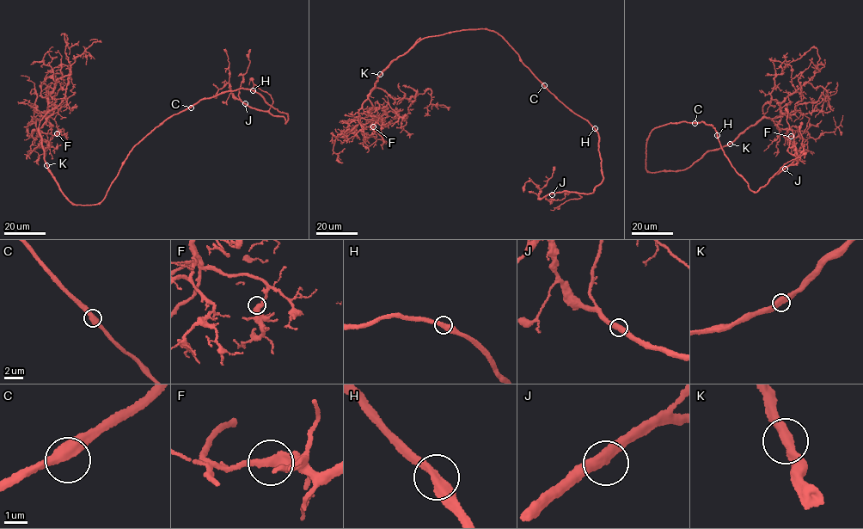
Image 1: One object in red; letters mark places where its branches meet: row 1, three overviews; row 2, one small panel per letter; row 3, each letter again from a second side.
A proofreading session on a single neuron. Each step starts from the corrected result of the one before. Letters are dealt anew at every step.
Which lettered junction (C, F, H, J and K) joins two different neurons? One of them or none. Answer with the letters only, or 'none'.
none

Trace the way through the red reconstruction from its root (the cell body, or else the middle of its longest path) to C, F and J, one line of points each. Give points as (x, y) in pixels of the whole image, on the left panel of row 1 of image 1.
C: (129, 154), (163, 121), (191, 107)
F: (129, 154), (105, 198), (96, 204), (76, 205), (64, 196), (49, 170), (39, 129), (37, 136), (57, 133)
J: (129, 154), (170, 116), (202, 99), (241, 89), (259, 94), (288, 119), (245, 103)

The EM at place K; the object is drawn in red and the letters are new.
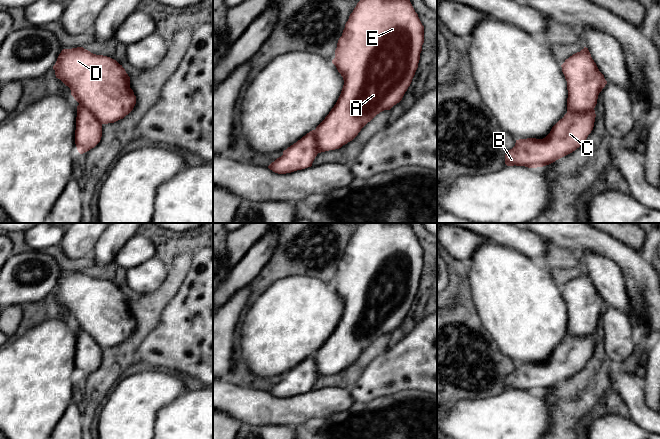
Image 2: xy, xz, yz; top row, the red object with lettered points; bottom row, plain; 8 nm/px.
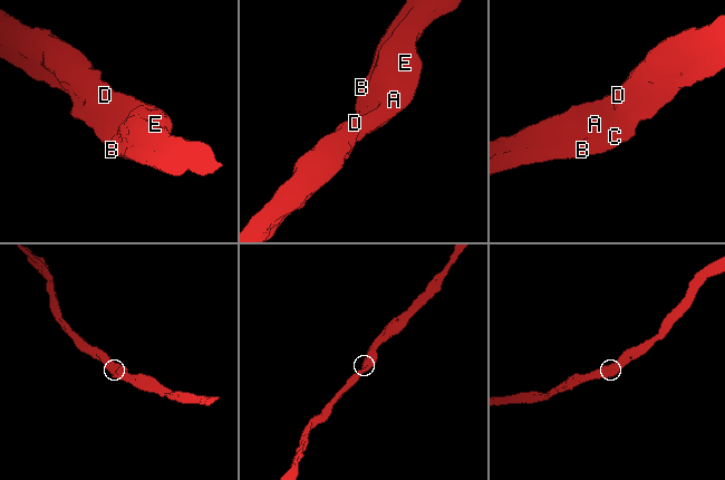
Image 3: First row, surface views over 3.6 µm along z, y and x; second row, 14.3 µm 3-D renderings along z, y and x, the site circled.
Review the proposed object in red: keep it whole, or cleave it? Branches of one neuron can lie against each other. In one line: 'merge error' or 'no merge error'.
no merge error

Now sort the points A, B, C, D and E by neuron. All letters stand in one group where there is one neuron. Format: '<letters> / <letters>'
A B C D E

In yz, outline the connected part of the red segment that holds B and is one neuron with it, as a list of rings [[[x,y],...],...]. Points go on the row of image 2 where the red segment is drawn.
[[[586,47],[566,59],[561,67],[567,81],[567,113],[552,127],[545,138],[516,140],[515,146],[505,154],[507,166],[537,168],[549,165],[583,145],[593,130],[596,117],[594,108],[599,93],[607,84],[604,75],[599,71]]]

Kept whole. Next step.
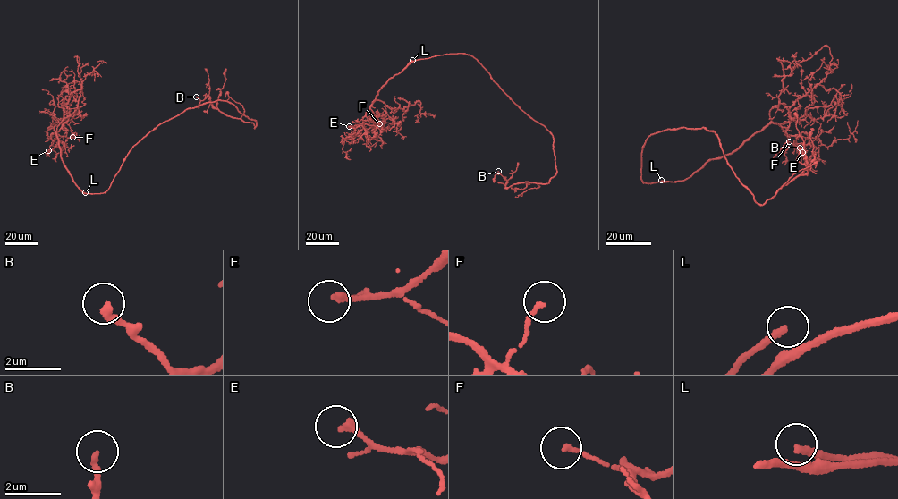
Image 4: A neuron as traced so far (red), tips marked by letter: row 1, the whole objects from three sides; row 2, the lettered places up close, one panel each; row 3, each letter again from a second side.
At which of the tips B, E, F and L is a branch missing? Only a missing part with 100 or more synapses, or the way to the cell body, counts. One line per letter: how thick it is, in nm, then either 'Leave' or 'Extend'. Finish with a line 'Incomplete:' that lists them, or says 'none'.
B: Thickness 240 nm. Leave
E: Thickness 220 nm. Leave
F: Thickness 140 nm. Leave
L: Thickness 180 nm. Extend
Incomplete: L

